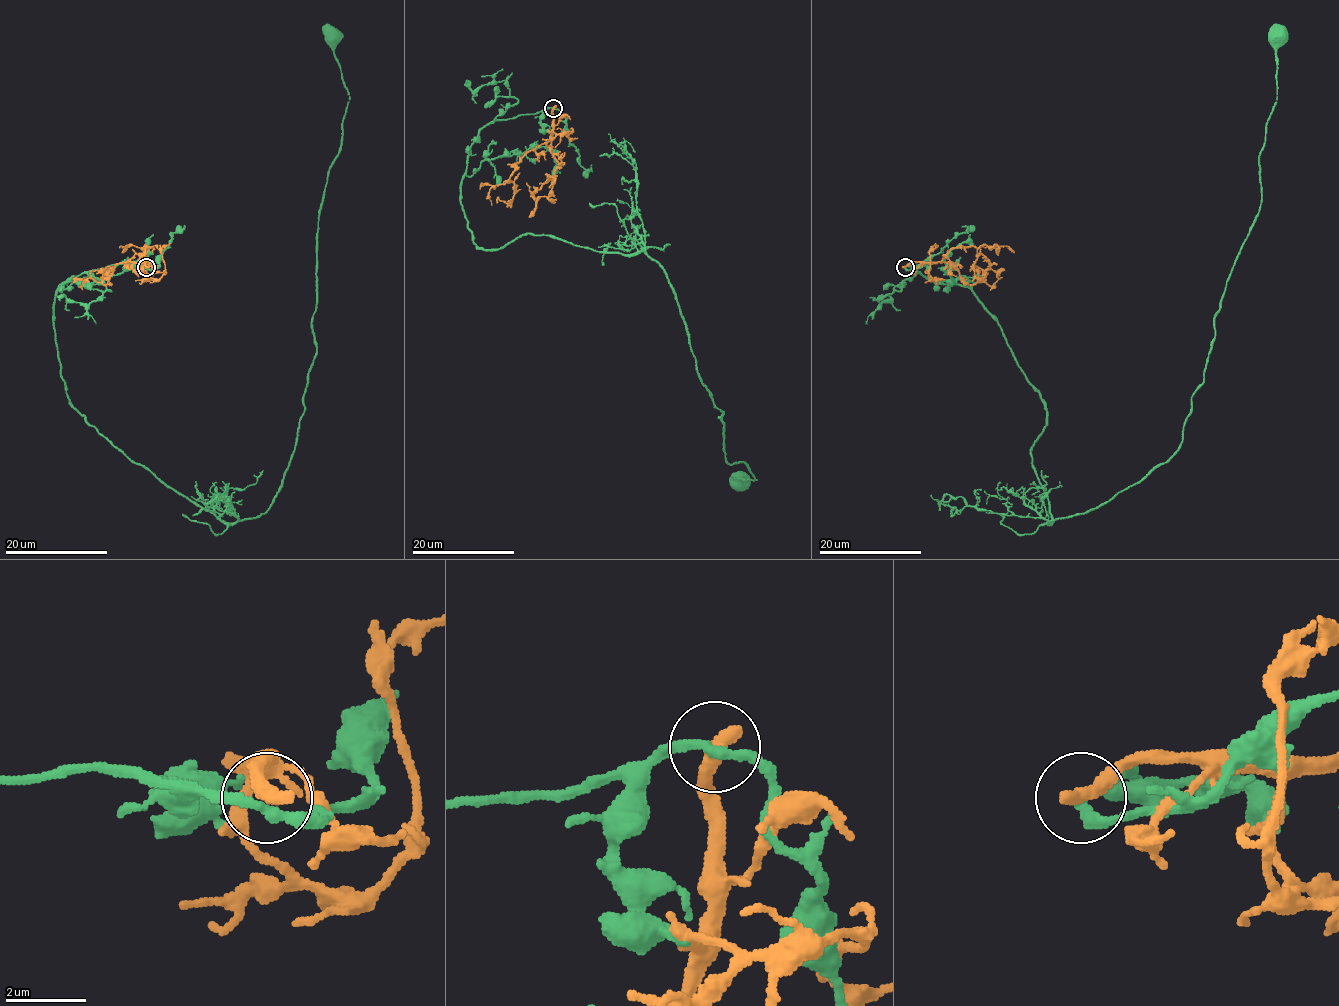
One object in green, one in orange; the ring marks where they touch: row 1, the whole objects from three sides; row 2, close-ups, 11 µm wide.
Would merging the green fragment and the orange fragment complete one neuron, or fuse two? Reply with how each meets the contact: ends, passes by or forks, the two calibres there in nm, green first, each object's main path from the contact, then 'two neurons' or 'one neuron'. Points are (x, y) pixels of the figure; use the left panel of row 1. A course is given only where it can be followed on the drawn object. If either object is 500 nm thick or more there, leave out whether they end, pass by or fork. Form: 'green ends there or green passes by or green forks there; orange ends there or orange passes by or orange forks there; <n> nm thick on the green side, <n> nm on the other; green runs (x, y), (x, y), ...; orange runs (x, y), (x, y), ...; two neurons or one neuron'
green passes by; orange ends there; 240 nm thick on the green side, 460 nm on the other; green runs (146, 268), (59, 286), (68, 401), (221, 520), (263, 513), (317, 351), (318, 215), (350, 100), (332, 39); orange runs (146, 266), (146, 263), (118, 263), (105, 284), (103, 280), (105, 268), (104, 272), (91, 272), (89, 275); two neurons

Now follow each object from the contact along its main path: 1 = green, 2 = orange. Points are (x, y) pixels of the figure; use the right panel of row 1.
1: (905, 268), (966, 286), (1038, 393), (1048, 522), (1106, 503), (1181, 442), (1261, 202), (1276, 39)
2: (905, 266), (911, 263), (951, 263), (970, 284), (977, 280), (979, 268), (1000, 270), (996, 272), (1000, 275)

